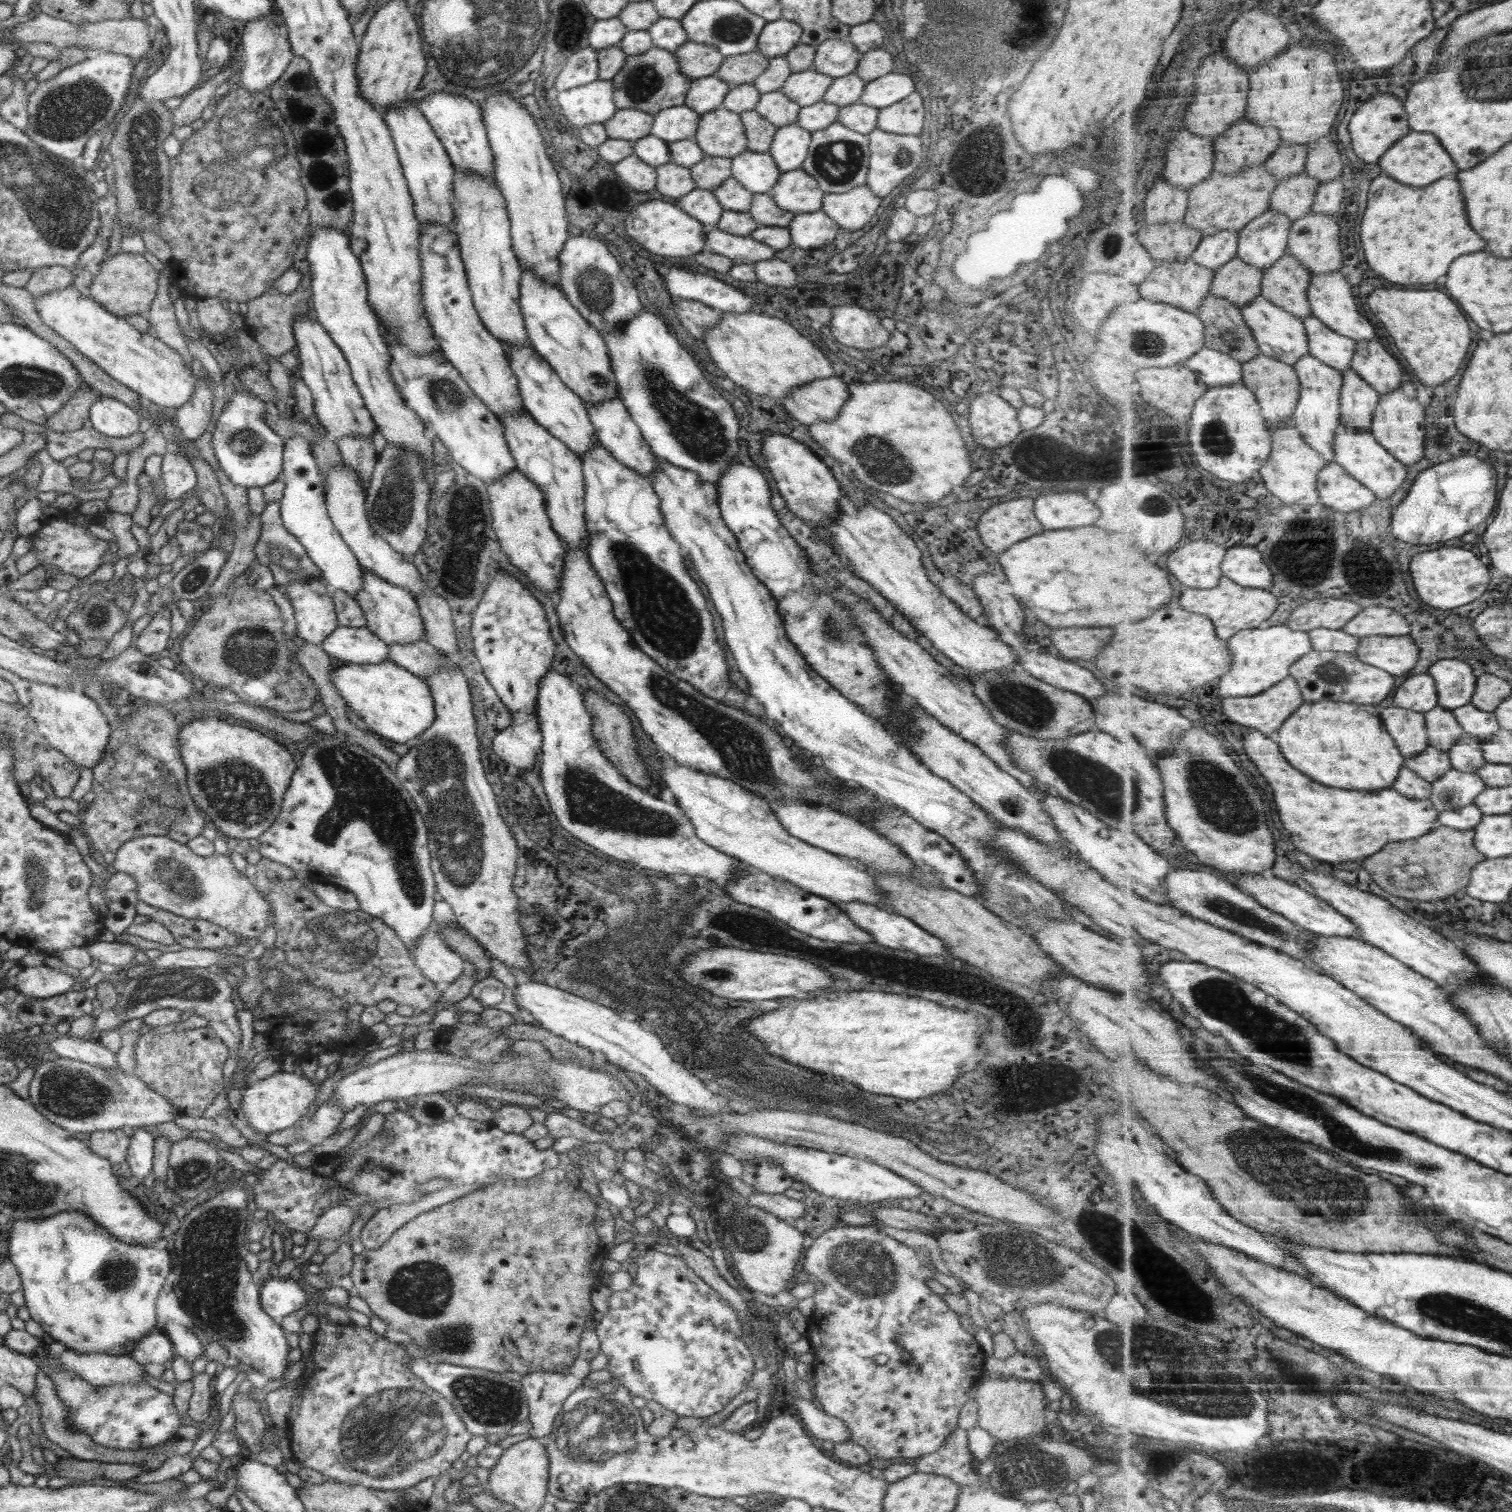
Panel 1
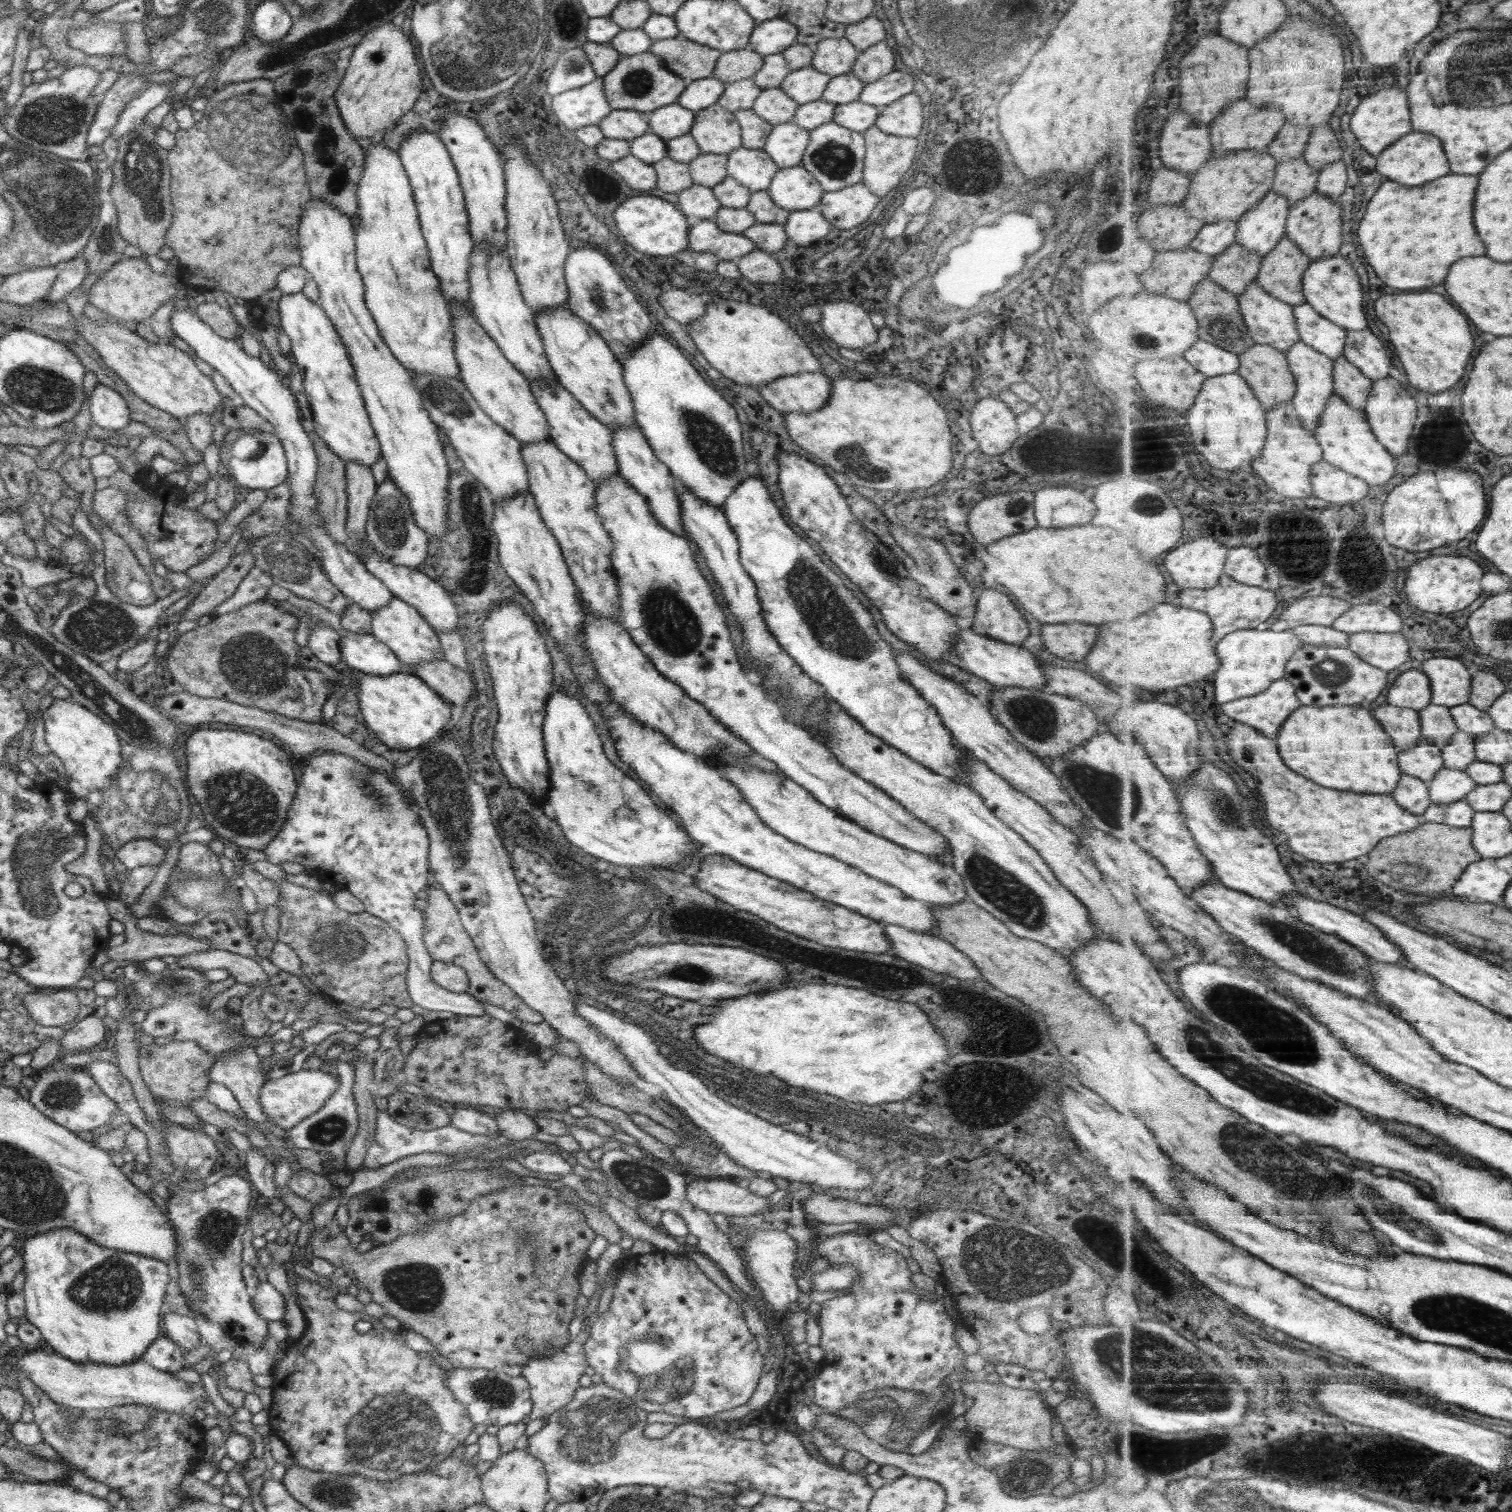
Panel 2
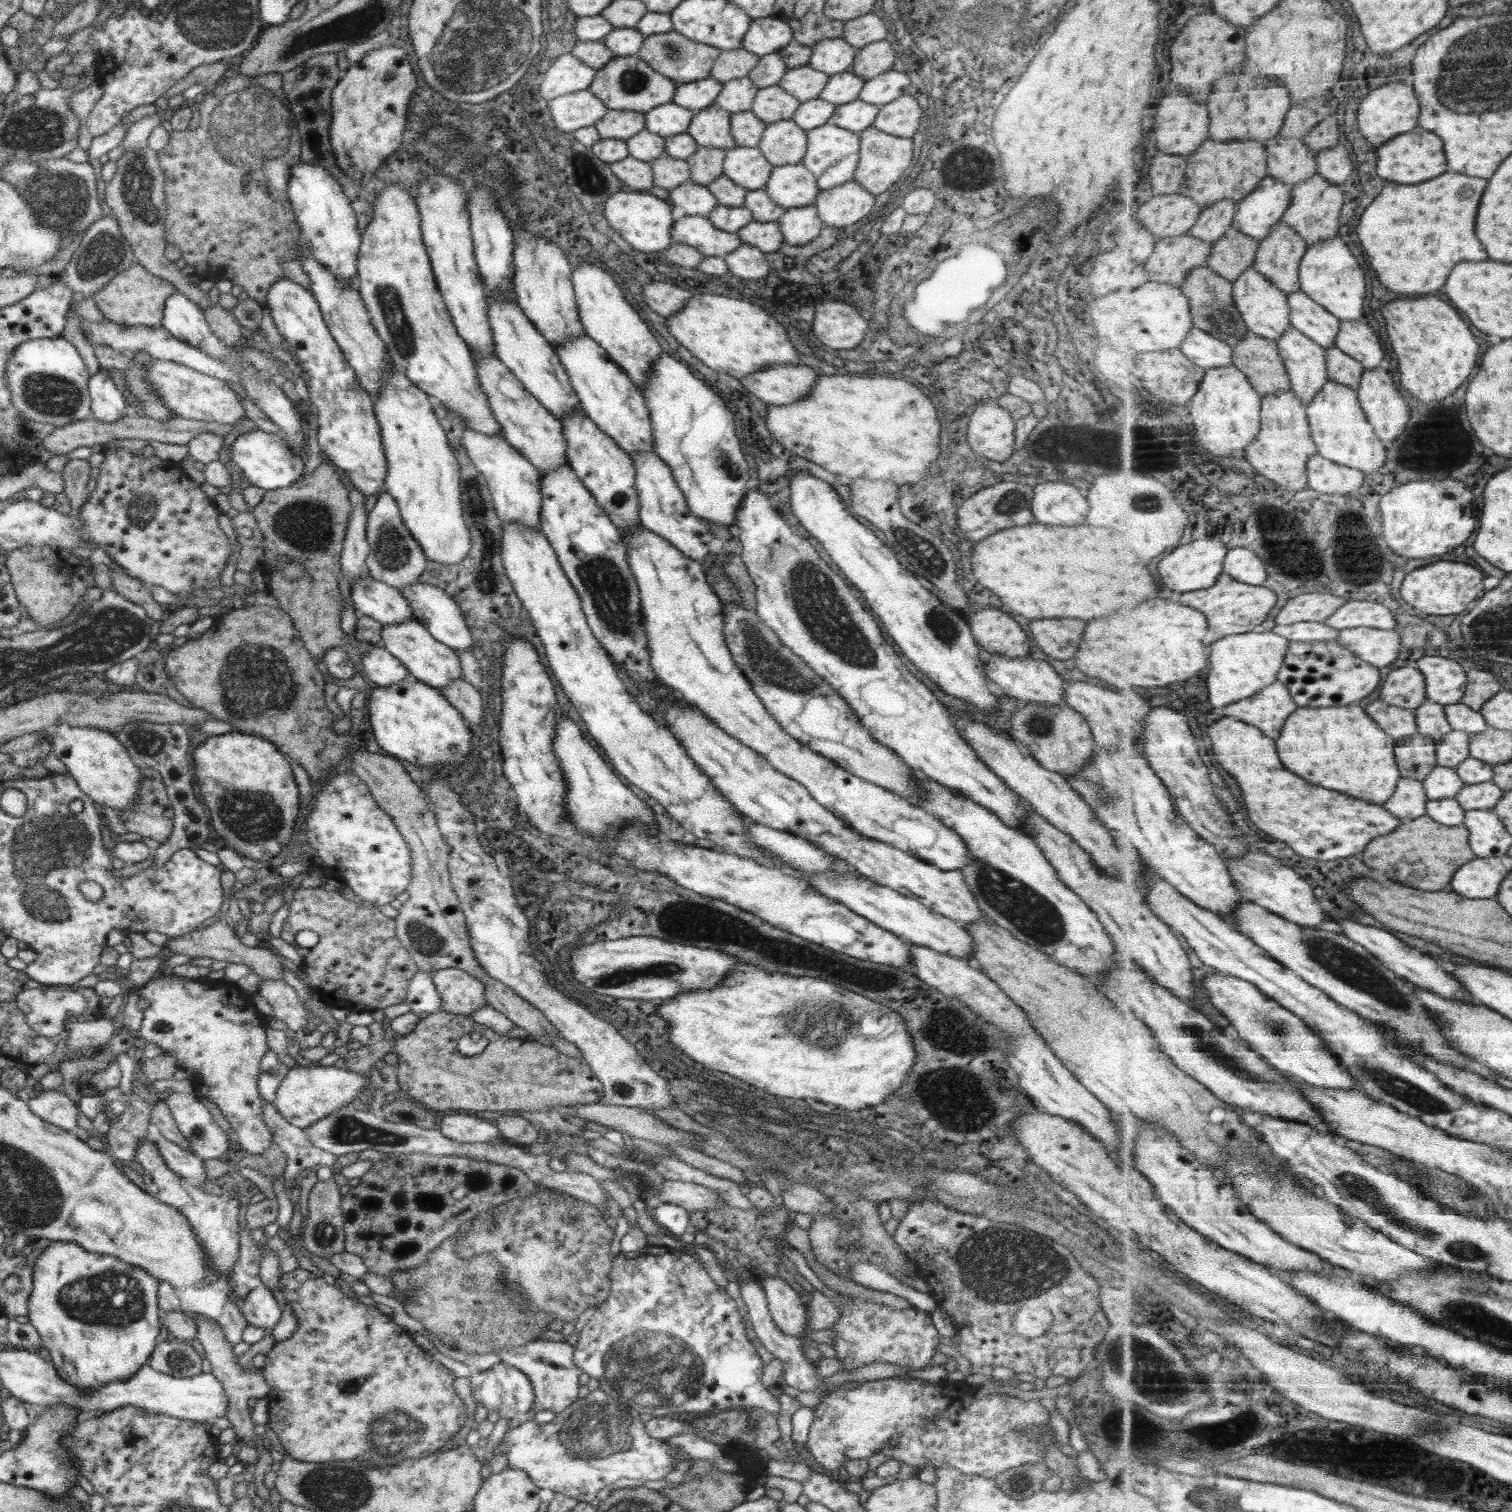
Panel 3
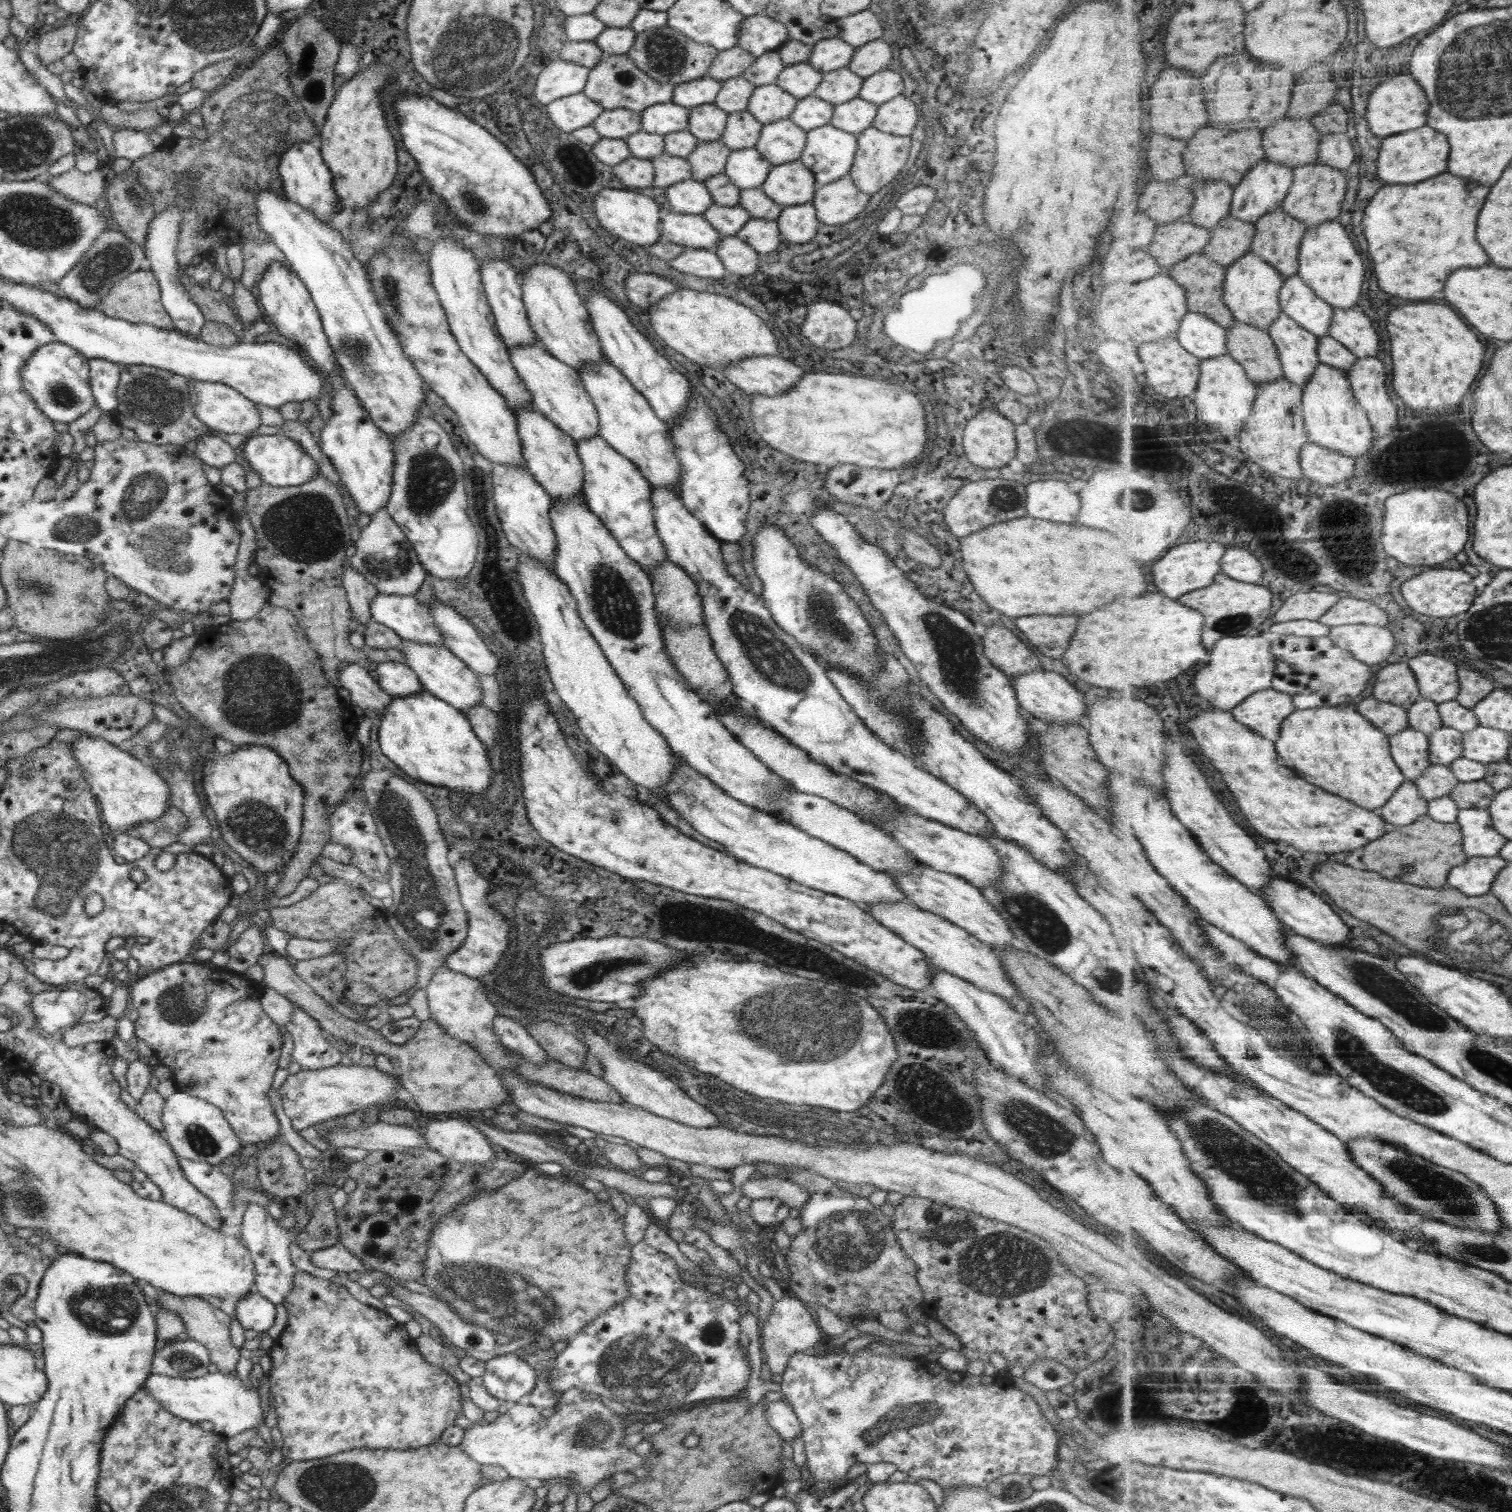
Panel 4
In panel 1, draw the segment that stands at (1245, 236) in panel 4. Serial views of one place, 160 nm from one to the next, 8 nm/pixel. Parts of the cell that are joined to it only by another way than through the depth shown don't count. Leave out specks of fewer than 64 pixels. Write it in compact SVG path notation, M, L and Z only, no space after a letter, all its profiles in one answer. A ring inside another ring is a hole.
M1238 256L1216 271L1215 282L1211 288L1211 294L1227 298L1234 304L1239 305L1240 308L1244 308L1263 294L1265 271L1266 270L1254 266Z

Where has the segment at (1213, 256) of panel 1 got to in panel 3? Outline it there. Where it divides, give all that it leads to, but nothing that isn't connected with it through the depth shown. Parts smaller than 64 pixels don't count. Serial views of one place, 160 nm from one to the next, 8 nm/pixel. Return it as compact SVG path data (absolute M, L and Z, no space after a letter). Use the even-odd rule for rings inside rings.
M1232 199L1219 200L1215 206L1203 210L1204 214L1200 216L1197 225L1189 233L1197 239L1216 244L1229 228L1234 227L1237 210L1238 204Z

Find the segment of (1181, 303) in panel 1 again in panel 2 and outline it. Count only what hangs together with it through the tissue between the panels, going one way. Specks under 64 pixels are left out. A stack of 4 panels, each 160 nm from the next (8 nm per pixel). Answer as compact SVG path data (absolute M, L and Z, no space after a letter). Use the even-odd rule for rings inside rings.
M1191 246L1175 251L1158 252L1155 263L1144 272L1144 284L1150 292L1160 292L1173 299L1188 301L1215 266L1214 255L1194 250Z

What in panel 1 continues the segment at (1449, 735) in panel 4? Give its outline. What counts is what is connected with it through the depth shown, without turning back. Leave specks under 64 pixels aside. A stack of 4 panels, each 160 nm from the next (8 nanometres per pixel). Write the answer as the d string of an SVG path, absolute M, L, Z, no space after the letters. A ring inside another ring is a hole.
M1470 733L1464 735L1450 753L1455 768L1467 773L1477 773L1488 764L1483 739Z

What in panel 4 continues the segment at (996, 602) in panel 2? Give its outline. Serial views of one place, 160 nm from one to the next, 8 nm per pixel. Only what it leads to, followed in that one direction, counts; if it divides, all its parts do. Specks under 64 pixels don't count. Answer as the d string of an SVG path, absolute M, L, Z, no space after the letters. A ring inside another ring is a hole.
M990 624L982 638L984 654L1007 677L1032 672L1044 664L1034 651L1002 624Z

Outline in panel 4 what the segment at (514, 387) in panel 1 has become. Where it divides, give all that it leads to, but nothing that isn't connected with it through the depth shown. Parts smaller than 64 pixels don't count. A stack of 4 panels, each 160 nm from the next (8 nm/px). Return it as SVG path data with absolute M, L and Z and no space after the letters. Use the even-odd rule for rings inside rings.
M531 402L517 404L510 408L515 416L518 434L522 445L522 454L525 458L525 467L551 498L569 500L577 494L583 494L583 464L577 453L577 444L574 439L562 432L551 420L533 408Z

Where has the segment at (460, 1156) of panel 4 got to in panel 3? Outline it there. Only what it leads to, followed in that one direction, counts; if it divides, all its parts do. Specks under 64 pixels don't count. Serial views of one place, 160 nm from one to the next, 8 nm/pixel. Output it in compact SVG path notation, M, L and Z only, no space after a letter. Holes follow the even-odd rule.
M449 1112L439 1120L439 1131L450 1140L468 1143L486 1143L501 1136L498 1127L471 1115Z

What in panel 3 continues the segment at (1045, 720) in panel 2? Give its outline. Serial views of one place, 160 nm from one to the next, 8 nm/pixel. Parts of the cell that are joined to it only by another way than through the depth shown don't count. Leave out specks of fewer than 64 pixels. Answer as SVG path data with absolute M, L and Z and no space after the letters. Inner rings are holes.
M1023 702L1010 716L1012 736L1020 748L1035 758L1040 766L1068 777L1081 771L1096 752L1093 736L1086 719L1067 704Z

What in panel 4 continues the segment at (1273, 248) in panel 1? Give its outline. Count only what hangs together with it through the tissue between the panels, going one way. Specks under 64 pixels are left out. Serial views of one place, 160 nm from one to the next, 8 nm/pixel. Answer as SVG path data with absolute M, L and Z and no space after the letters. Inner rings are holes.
M1268 158L1250 171L1242 183L1235 188L1231 215L1246 222L1256 223L1285 203L1295 181L1295 169Z

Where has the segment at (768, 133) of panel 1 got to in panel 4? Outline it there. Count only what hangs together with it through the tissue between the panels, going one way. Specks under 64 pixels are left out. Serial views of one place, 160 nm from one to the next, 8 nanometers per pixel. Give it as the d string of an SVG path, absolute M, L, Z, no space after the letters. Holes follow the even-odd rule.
M747 110L731 112L720 140L732 151L755 148L763 125Z

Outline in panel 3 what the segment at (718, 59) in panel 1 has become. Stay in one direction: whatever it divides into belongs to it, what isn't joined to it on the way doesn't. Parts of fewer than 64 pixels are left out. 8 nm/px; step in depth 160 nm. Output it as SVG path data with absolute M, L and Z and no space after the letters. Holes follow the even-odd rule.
M670 30L667 33L645 36L636 56L646 61L655 72L681 85L711 77L714 62L720 56L720 51L719 48L690 40L679 32Z

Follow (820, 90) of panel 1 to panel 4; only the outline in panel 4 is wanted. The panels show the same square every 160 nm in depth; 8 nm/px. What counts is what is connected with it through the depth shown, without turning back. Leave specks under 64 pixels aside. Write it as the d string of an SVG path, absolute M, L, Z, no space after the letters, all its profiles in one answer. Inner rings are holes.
M808 62L786 65L780 72L775 86L782 88L797 100L812 96L822 81L823 74Z

